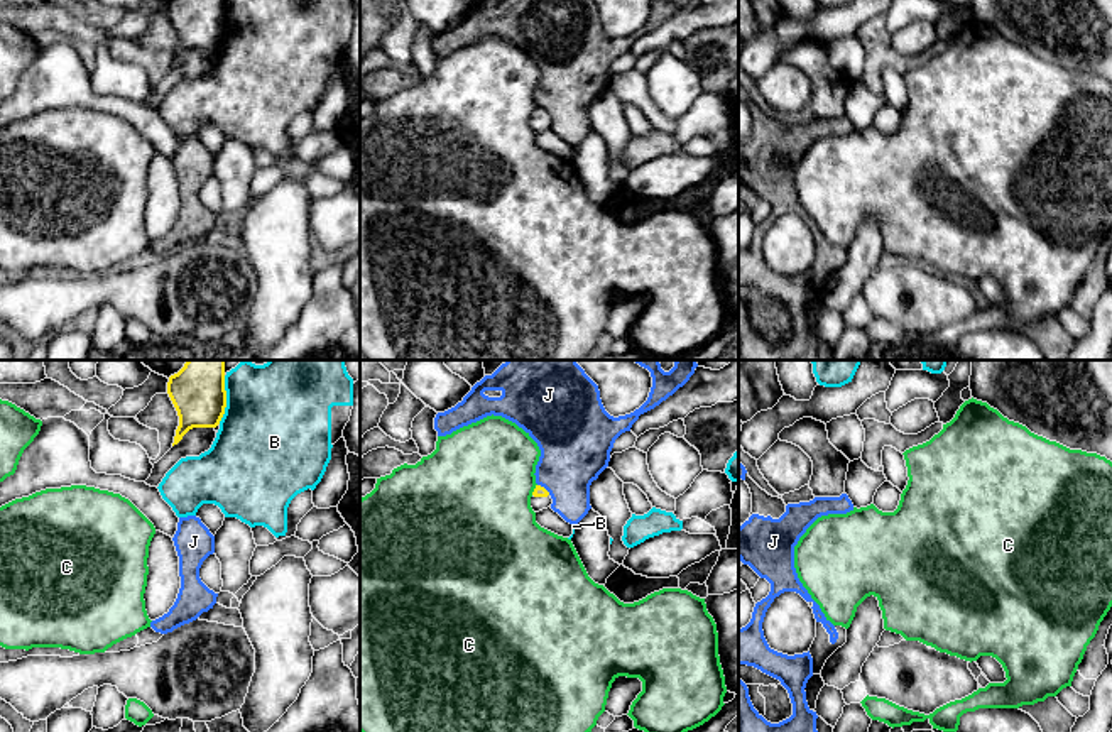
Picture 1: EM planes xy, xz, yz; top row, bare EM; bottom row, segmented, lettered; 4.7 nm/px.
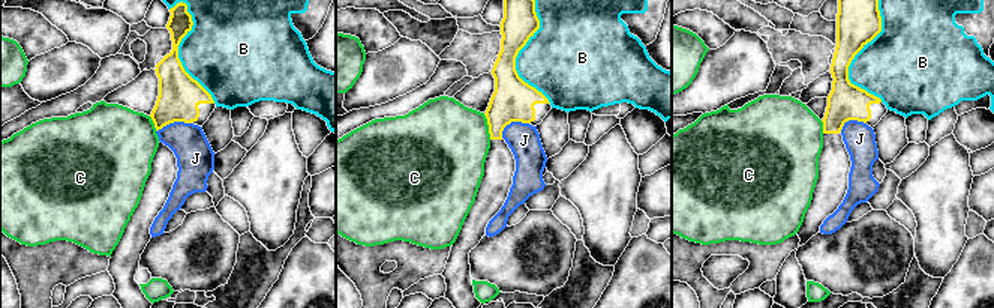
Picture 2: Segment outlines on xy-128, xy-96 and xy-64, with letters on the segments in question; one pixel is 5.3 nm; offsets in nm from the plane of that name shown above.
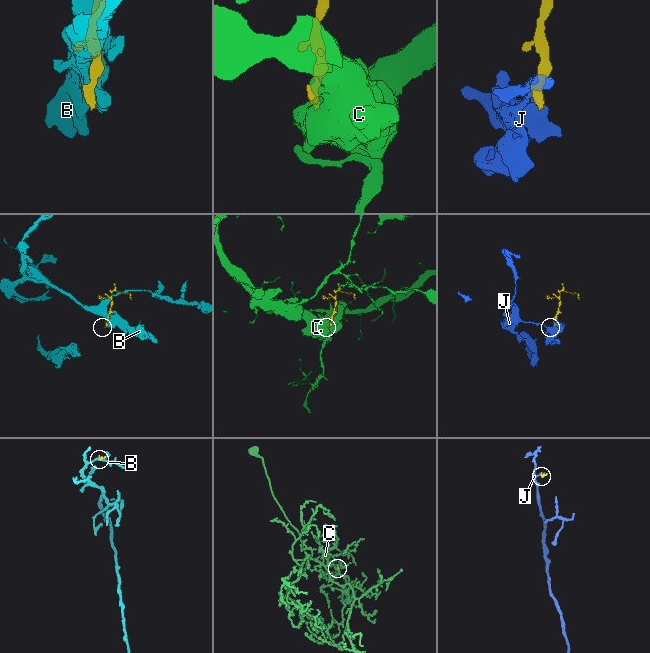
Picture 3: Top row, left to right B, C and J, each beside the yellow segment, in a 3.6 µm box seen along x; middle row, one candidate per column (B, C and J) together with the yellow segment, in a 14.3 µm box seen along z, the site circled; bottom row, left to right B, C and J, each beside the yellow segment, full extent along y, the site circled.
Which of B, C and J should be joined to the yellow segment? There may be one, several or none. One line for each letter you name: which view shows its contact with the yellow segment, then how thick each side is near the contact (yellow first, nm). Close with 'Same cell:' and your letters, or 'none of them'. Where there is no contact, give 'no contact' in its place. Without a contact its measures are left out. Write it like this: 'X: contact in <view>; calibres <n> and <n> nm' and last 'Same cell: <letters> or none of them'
Same cell: none of them

